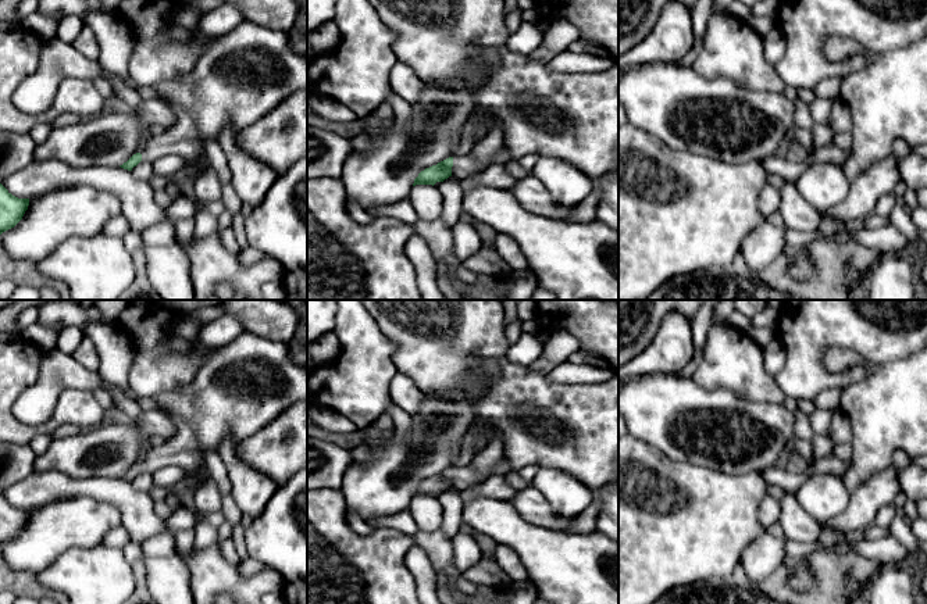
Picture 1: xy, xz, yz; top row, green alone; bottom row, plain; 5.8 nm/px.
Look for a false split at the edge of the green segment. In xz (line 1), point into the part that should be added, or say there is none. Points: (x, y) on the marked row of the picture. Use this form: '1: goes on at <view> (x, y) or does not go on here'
1: goes on at xz (463, 165)

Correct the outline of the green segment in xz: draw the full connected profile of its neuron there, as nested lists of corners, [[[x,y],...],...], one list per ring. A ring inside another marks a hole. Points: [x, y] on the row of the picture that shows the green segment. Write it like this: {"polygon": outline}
{"polygon": [[[473,153],[459,157],[449,157],[436,165],[425,168],[414,179],[416,185],[435,185],[436,182],[443,182],[449,176],[456,176],[460,181],[481,172],[485,167],[477,161]]]}

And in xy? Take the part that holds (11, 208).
{"polygon": [[[0,183],[0,235],[14,228],[28,210],[29,199],[18,199],[13,196]]]}

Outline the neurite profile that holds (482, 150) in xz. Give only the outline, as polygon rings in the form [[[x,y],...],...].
[[[495,124],[486,136],[474,144],[473,156],[484,167],[489,165],[492,156],[503,146],[503,132],[499,124]]]

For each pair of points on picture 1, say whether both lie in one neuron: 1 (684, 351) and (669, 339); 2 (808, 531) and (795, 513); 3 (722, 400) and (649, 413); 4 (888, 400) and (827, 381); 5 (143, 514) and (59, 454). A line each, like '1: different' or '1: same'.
1: same
2: same
3: same
4: different
5: different

